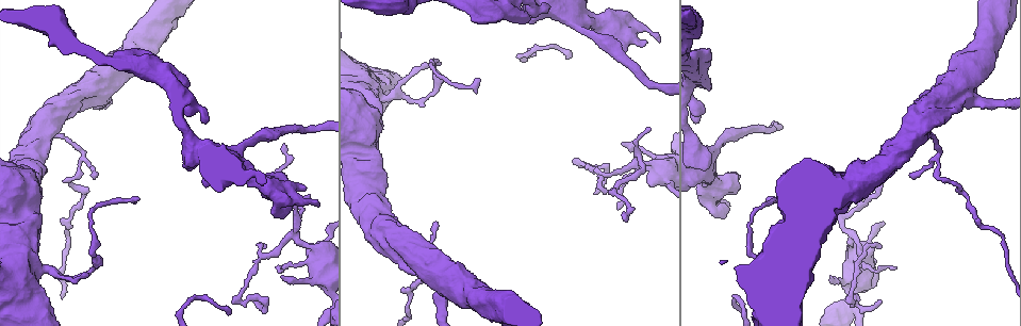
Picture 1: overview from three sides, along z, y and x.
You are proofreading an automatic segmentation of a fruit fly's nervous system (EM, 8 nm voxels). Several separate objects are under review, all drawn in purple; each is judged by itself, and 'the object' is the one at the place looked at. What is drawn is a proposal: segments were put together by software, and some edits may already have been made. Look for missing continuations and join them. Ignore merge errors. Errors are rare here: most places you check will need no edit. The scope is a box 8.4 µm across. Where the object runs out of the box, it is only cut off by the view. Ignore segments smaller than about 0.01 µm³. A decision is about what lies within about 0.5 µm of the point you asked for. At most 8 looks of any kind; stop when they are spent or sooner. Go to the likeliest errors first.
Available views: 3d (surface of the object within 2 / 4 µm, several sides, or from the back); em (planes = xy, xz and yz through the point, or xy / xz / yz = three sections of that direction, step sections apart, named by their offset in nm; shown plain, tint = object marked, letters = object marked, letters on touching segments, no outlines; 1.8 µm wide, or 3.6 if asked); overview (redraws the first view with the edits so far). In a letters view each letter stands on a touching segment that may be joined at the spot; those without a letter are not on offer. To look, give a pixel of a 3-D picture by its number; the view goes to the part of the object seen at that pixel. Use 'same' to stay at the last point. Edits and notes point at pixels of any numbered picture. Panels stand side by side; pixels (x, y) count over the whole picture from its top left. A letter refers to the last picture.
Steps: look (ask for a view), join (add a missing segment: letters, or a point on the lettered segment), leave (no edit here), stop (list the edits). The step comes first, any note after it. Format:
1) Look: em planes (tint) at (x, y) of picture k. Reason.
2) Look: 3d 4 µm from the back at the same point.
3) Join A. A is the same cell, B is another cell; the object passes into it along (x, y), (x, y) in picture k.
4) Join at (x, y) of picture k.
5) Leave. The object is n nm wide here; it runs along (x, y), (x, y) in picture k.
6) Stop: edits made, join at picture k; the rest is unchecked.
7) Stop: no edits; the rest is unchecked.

Look: 3d 2 µm at (287, 214) of picture 1. An open end.

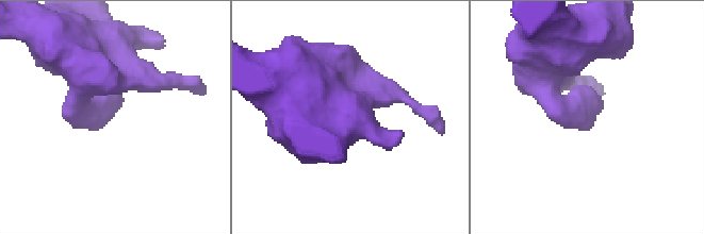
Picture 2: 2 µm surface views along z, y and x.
Look: em planes (letters) at (590, 120) of picture 2. Now the EM.

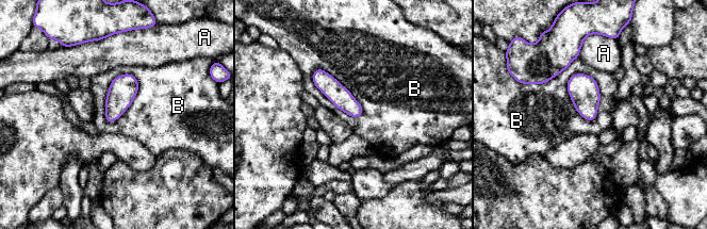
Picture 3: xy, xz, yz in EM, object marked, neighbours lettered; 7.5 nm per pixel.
Leave. A and B are other cells; none of them fits.

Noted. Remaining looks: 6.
Look: 3d 4 µm at (315, 261) of picture 1. Three arms meet.

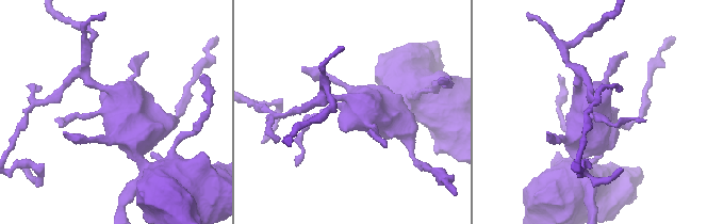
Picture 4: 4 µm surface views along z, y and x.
Look: em 3.6 µm planes (letters) at (347, 106) of picture 4.

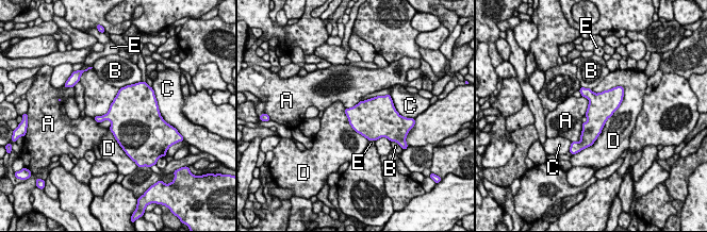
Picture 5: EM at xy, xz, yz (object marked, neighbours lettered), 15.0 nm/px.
Leave. The longest contact is with D, 1050 nm; A, B, C, D and E are other cells; none of them fits.

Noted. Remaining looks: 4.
Look: em planes (letters) at (137, 196) of picture 1. Tapers out.

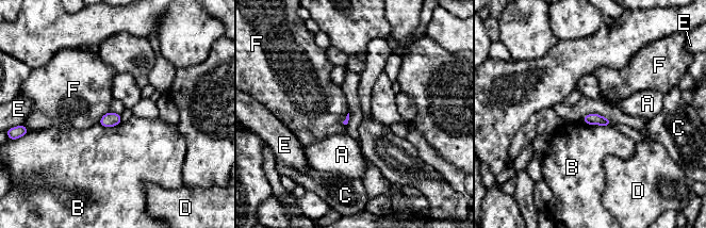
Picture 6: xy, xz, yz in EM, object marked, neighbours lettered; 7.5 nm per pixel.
Leave. A, B, C, D, E and F are other cells; a border runs along (109, 111), (98, 123) in picture 6; no lettered segment goes on from it.

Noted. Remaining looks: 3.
Stop: no edits; the rest is unchecked.

